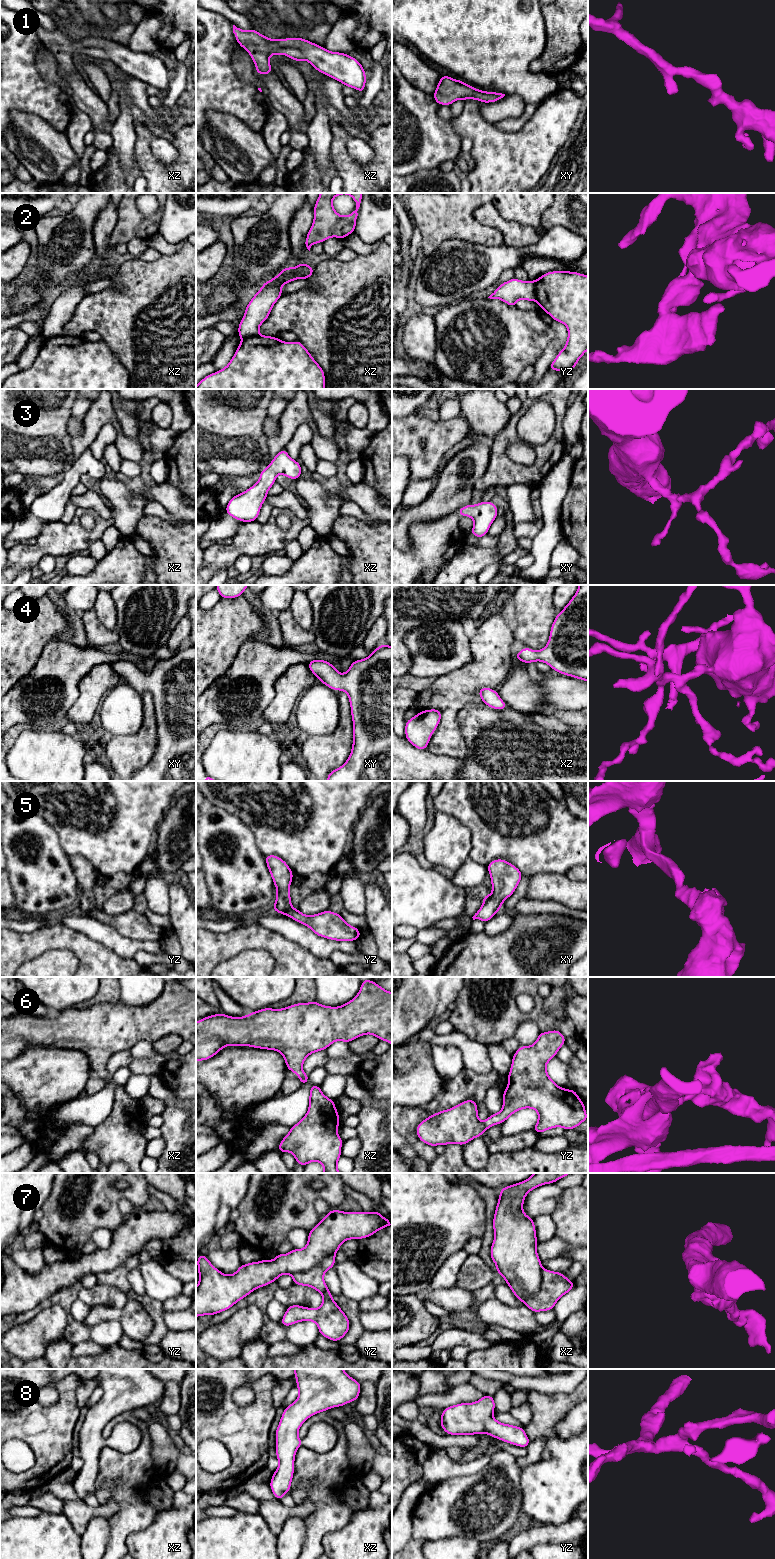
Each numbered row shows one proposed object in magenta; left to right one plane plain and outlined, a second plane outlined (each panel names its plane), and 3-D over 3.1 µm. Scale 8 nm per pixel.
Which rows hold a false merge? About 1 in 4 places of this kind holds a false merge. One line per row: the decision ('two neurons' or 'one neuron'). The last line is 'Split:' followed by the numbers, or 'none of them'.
1: one neuron
2: two neurons
3: one neuron
4: one neuron
5: one neuron
6: one neuron
7: two neurons
8: one neuron
Split: 2, 7

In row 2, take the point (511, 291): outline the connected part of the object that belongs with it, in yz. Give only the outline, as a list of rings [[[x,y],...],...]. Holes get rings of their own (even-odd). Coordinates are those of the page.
[[[512,278],[507,282],[501,283],[498,288],[488,297],[490,299],[500,299],[510,307],[516,307],[516,302],[520,299],[527,301],[536,300],[535,282],[520,281]]]

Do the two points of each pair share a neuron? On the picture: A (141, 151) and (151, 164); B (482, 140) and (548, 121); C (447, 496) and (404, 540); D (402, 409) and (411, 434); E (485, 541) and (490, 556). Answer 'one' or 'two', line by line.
A: one
B: one
C: one
D: two
E: two

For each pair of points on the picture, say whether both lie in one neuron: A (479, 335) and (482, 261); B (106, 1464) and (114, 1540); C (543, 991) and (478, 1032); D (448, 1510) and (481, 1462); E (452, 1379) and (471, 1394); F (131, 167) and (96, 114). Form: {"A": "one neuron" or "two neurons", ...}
{"A": "two neurons", "B": "one neuron", "C": "two neurons", "D": "two neurons", "E": "two neurons", "F": "two neurons"}

